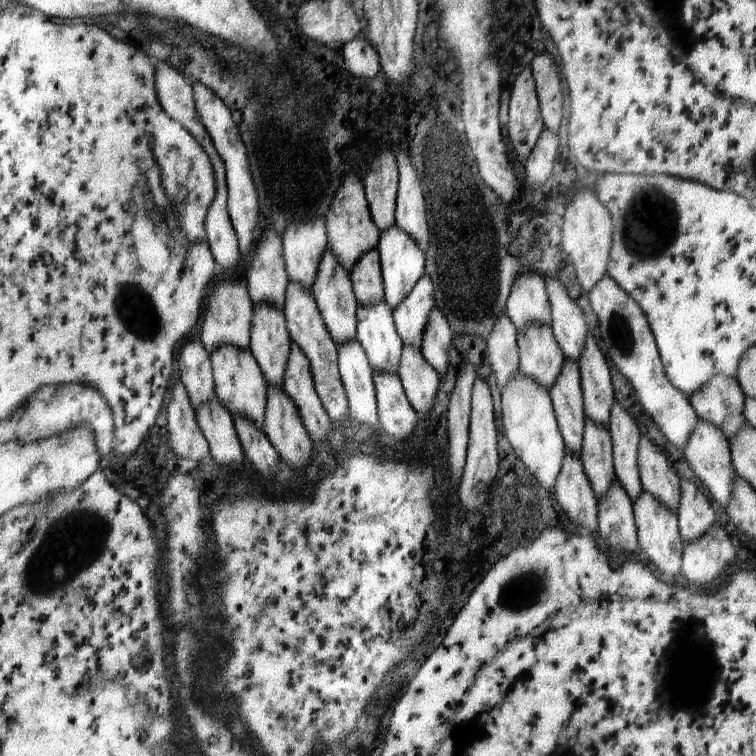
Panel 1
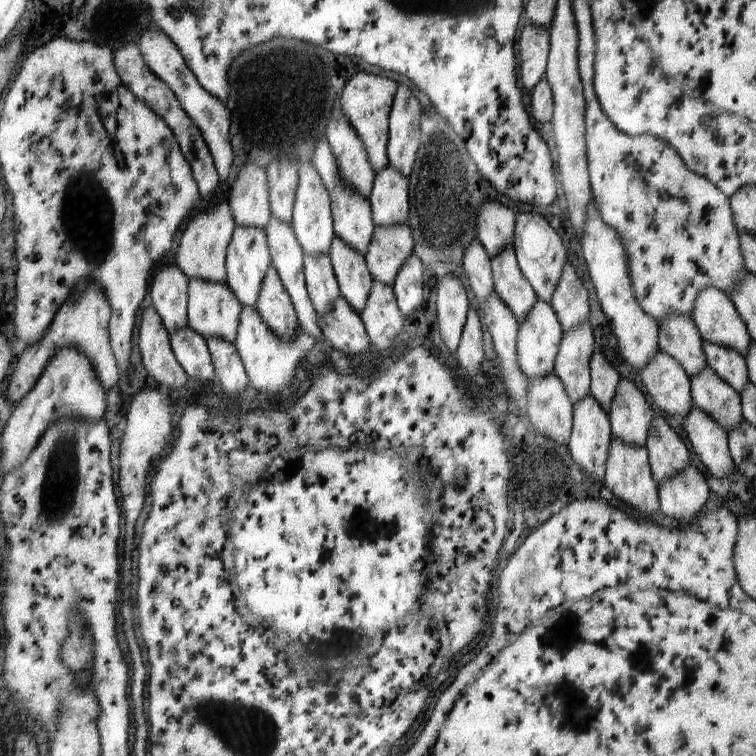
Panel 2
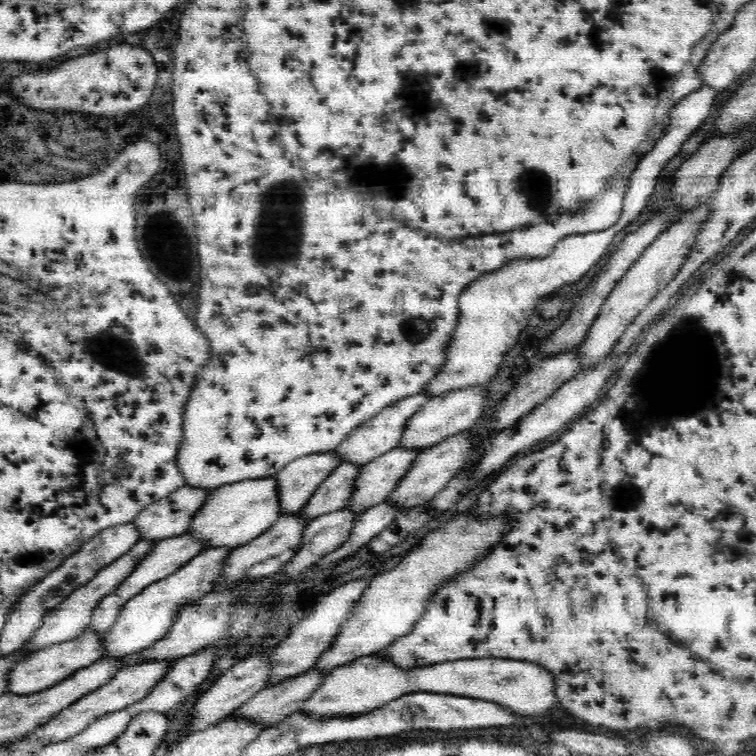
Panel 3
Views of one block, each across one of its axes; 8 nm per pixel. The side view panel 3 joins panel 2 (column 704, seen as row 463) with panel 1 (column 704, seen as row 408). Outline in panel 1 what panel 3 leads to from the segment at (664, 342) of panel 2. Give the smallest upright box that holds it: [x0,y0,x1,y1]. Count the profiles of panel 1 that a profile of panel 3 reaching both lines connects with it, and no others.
[689,374,747,440]

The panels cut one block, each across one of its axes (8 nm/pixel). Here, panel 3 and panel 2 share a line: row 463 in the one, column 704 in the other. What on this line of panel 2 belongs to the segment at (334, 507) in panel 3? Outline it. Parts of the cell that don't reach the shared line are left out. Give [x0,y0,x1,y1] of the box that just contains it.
[702,340,748,394]

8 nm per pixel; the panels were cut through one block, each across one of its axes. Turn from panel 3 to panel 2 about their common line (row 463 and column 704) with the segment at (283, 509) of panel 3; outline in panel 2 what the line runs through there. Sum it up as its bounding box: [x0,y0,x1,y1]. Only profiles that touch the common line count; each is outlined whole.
[690,286,753,358]

